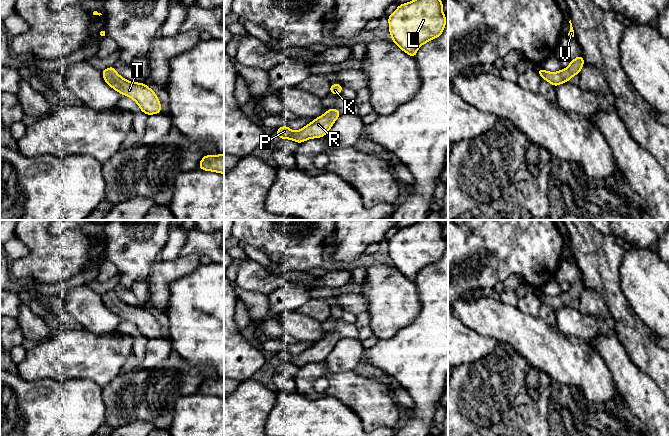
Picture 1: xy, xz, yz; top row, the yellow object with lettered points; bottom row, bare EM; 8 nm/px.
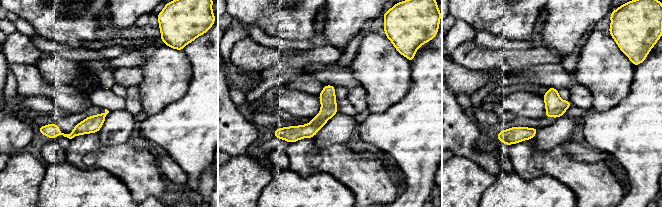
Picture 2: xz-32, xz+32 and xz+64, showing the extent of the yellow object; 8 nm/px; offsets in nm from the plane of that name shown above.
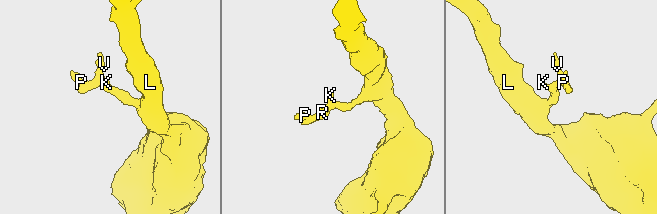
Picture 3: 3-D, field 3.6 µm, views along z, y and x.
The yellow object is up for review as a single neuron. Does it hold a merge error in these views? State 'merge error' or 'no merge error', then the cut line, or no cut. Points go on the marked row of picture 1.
no merge error; cut none

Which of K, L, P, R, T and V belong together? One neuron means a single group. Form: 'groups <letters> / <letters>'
groups K L P R T V

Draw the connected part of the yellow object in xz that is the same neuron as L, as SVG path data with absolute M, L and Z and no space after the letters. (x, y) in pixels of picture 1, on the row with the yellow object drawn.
M413 0L400 4L388 16L391 40L416 58L420 46L442 34L447 22L442 7L441 0Z

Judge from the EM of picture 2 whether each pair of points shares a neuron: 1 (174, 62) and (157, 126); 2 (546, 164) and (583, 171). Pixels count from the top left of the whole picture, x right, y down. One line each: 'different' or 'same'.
1: different
2: same

